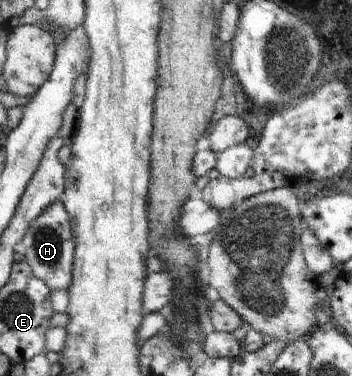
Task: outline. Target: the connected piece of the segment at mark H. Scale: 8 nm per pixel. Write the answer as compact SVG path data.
M53 202L53 204L49 204L35 220L33 220L33 224L31 227L28 227L25 230L25 235L22 240L20 240L19 250L27 260L27 264L31 267L34 275L37 275L52 291L53 289L67 289L72 281L72 265L73 265L73 257L74 257L74 248L75 244L73 244L73 234L72 227L70 224L69 216L67 216L67 212L65 212L65 208L63 208L62 202Z

